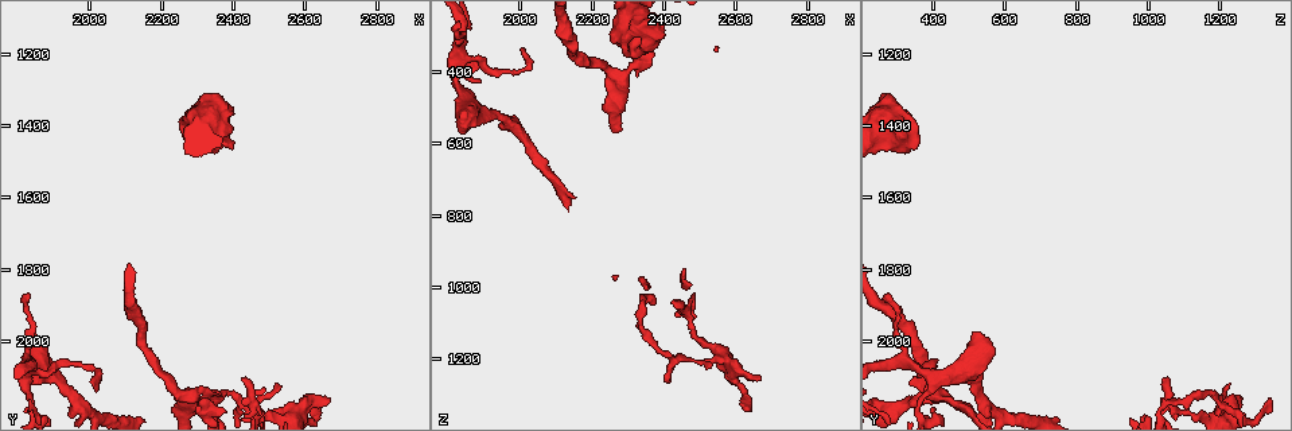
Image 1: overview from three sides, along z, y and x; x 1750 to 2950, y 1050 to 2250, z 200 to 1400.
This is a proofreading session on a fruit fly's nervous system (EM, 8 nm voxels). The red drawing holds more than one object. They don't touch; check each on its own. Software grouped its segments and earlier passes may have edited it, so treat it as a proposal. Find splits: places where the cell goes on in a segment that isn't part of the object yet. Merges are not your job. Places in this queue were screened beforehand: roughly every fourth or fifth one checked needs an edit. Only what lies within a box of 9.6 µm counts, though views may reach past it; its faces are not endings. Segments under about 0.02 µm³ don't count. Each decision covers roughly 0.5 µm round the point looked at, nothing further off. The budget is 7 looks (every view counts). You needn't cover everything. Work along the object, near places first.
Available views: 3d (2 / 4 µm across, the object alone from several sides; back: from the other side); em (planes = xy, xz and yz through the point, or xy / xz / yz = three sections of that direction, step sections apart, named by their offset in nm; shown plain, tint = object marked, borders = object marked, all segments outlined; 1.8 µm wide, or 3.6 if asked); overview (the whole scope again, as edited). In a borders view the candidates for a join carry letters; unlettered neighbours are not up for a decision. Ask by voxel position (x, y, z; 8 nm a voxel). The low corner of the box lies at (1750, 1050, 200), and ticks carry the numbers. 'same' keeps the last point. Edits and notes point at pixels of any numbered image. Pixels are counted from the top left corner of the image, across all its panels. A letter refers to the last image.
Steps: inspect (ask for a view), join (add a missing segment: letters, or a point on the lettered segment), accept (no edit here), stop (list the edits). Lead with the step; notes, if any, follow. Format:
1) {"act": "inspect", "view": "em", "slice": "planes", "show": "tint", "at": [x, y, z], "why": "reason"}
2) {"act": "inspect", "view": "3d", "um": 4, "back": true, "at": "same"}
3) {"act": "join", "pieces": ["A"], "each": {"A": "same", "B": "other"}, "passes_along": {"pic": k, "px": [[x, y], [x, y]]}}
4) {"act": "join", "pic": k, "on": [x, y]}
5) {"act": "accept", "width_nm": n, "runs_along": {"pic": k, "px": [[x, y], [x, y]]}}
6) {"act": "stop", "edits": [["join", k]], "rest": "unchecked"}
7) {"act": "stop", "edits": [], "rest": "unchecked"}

{"act": "inspect", "view": "3d", "um": 2, "at": [2290, 2160, 410], "why": "branch point"}

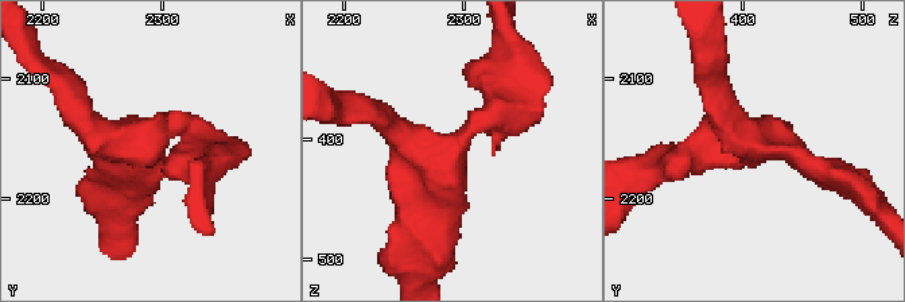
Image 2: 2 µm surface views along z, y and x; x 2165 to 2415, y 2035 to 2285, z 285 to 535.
{"act": "inspect", "view": "em", "slice": "planes", "show": "tint", "at": [2280, 2150, 418], "arms": 3, "arm_widths_nm": [190, 220, 220], "why": "need the tissue"}

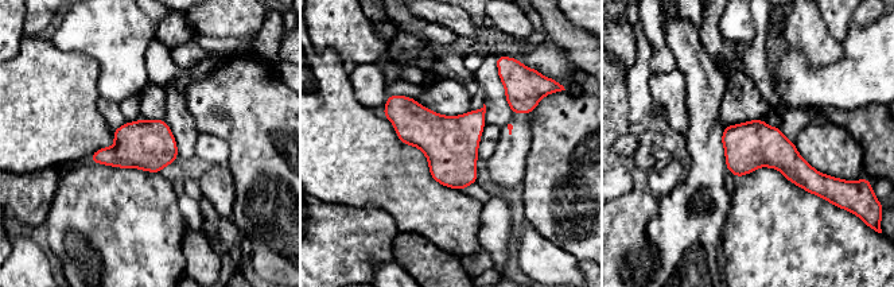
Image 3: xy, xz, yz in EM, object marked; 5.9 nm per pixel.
{"act": "inspect", "view": "em", "slice": "planes", "show": "borders", "at": "same", "why": "what lies round it"}

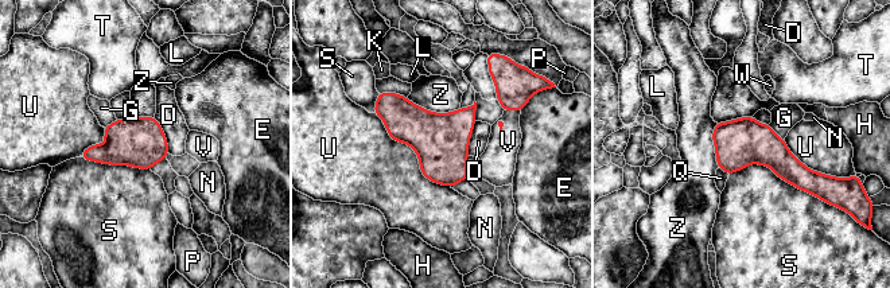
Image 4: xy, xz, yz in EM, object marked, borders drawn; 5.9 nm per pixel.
{"act": "join", "pieces": ["V"], "each": {"D": "other", "E": "other", "G": "other", "H": "other", "K": "other", "L": "other", "N": "other", "P": "other", "Q": "other", "S": "other", "T": "other", "U": "other", "V": "same", "W": "other", "Z": "other"}, "passes_along": {"pic": 4, "px": [[515, 85], [512, 109], [502, 147]]}, "found": "the cell continues"}

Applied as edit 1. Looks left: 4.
{"act": "inspect", "view": "overview"}

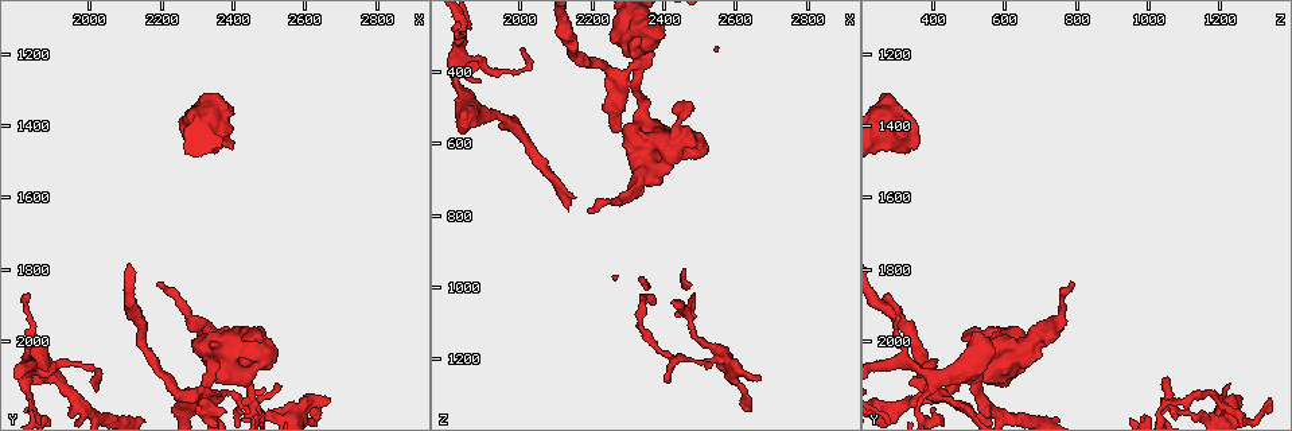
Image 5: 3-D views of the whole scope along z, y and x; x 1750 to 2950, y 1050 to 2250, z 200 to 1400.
{"act": "inspect", "view": "3d", "um": 4, "at": [2420, 2110, 1040], "why": "tapers out"}

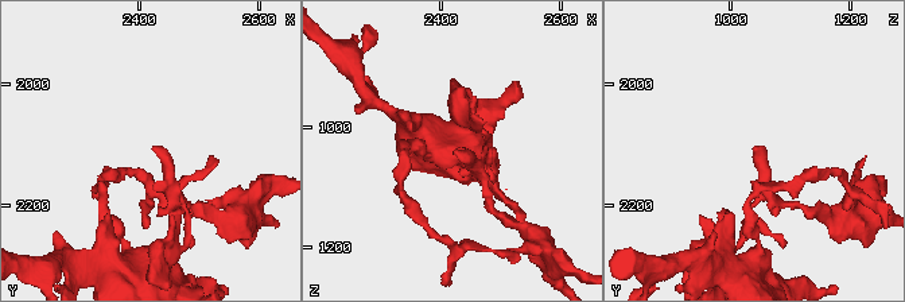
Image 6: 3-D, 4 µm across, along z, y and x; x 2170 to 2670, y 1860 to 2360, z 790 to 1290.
{"act": "inspect", "view": "em", "slice": "planes", "show": "borders", "at": [2425, 2100, 1040], "why": "need the tissue"}

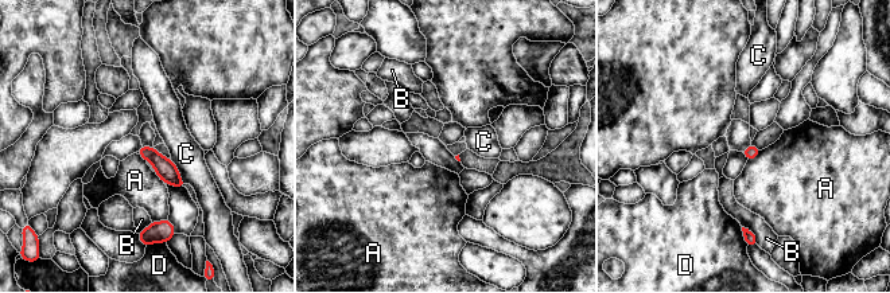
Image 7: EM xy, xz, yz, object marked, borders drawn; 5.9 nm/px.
{"act": "accept", "each": {"A": "other", "B": "other", "C": "other", "D": "other"}, "found": "none of them fits"}

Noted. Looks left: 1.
{"act": "stop", "edits": [["join", 4]], "rest": "unchecked"}

